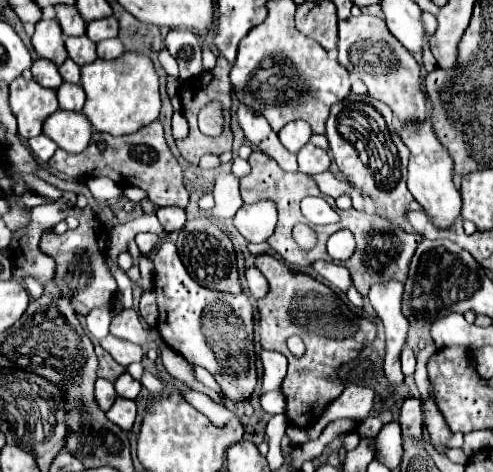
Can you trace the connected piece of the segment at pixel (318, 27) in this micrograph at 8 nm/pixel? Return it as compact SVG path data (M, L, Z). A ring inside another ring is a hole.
M320 1L318 5L300 5L296 11L296 27L306 37L318 41L326 51L338 43L338 15L332 1Z

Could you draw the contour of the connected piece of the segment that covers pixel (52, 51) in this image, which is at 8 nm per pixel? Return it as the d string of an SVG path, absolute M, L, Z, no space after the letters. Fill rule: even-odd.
M56 19L50 21L38 21L36 31L32 35L32 45L38 57L50 59L56 65L62 65L68 59L66 47L64 47L64 33Z

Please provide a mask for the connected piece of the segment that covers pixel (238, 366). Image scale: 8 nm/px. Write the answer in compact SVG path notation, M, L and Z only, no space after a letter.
M164 241L158 247L154 267L154 291L160 307L156 329L162 339L188 363L208 369L222 387L234 389L234 399L248 399L258 383L252 299L244 291L240 295L232 295L198 285L182 265L172 241Z

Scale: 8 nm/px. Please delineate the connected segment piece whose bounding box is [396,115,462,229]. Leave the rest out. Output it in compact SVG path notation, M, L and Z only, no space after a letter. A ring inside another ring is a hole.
M426 115L424 121L402 123L402 125L398 125L396 131L398 131L402 143L410 149L410 165L408 165L410 193L422 205L422 209L426 211L426 215L432 223L436 223L442 229L450 227L456 219L460 219L462 199L460 199L458 189L454 187L454 181L452 181L452 175L454 175L452 157L450 157L448 149L444 149L442 143L438 141L432 121L430 121L430 115Z

